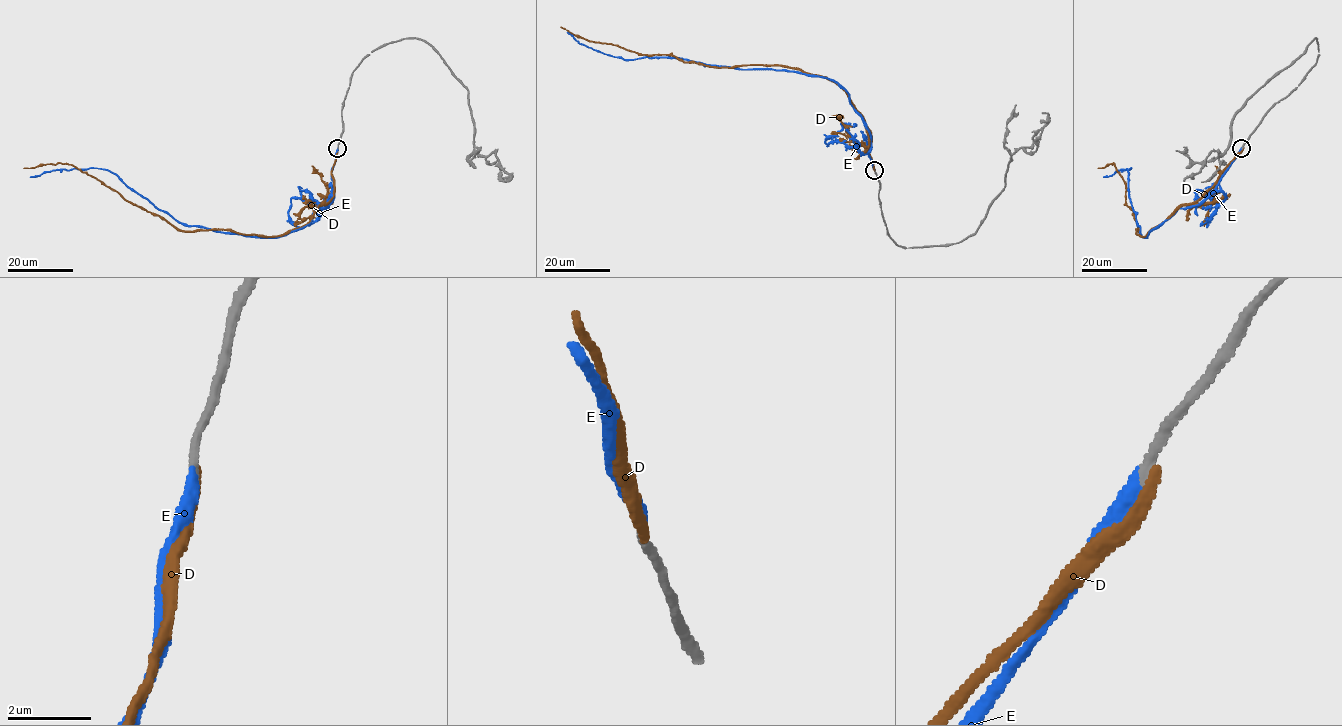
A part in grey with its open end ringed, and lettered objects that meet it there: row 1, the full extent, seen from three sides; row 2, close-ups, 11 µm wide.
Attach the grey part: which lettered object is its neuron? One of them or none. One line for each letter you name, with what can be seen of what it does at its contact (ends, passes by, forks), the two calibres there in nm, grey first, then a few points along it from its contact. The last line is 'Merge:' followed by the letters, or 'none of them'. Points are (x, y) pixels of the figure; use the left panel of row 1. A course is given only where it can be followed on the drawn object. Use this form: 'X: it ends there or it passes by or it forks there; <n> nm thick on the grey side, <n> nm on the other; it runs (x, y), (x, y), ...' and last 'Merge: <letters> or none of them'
E: it ends there; 240 nm thick on the grey side, 360 nm on the other; it runs (338, 148), (331, 202), (317, 208), (307, 225), (279, 236), (184, 226), (115, 174), (97, 168), (30, 177)
Merge: E

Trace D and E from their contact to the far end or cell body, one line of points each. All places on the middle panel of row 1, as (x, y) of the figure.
D: (875, 171), (871, 131), (833, 81), (783, 66), (709, 67), (639, 55), (560, 27)
E: (875, 171), (868, 154), (871, 134), (849, 95), (834, 81), (682, 58), (625, 59), (580, 44), (567, 32)

